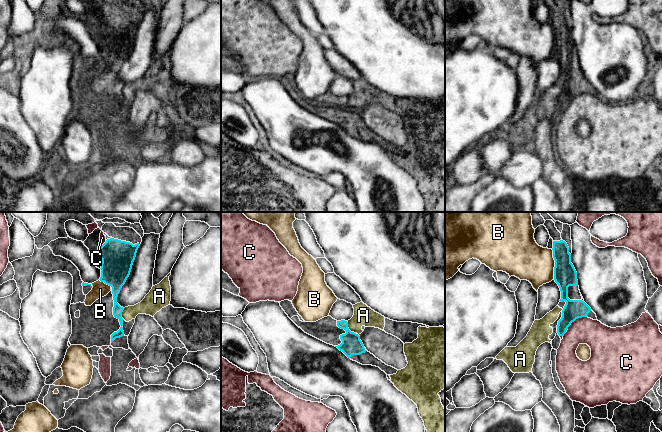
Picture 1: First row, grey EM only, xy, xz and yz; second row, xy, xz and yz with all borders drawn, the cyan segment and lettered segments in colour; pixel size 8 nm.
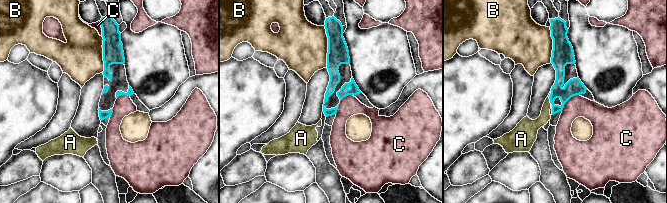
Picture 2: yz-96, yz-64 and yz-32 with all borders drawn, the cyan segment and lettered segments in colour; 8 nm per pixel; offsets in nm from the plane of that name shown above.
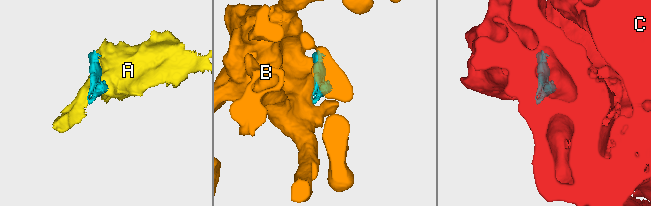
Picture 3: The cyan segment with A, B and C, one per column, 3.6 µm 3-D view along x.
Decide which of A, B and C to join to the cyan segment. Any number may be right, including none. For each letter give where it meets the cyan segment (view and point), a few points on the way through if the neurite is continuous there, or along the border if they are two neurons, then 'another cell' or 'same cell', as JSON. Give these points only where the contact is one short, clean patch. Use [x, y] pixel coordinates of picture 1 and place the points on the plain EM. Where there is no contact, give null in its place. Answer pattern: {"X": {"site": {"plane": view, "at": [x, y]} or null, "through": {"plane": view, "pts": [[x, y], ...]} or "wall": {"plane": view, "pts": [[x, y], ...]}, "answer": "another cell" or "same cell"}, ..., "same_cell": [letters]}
{"A": {"site": {"plane": "xz", "at": [348, 104]}, "answer": "same cell"}, "B": {"site": {"plane": "yz", "at": [555, 40]}, "wall": {"plane": "yz", "pts": [[551, 25], [554, 36], [554, 54]]}, "answer": "another cell"}, "C": {"site": {"plane": "yz", "at": [576, 94]}, "answer": "another cell"}, "same_cell": ["A"]}

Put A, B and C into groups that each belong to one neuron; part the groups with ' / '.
A / B / C

